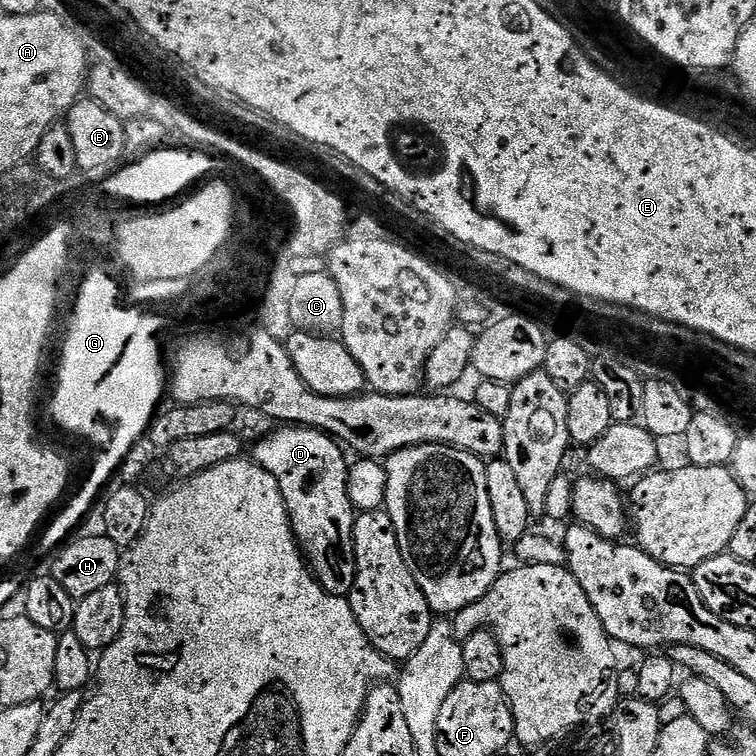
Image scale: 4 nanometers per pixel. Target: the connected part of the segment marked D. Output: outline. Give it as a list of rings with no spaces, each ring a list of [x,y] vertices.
[[[280,426],[277,432],[264,436],[250,453],[251,459],[278,482],[282,490],[282,498],[288,507],[288,516],[292,519],[292,532],[296,535],[296,543],[304,553],[308,567],[316,581],[331,596],[347,597],[356,581],[356,551],[354,550],[354,526],[358,515],[348,497],[348,469],[350,460],[344,457],[345,449],[333,440],[326,432],[317,428],[301,428],[299,426]]]

